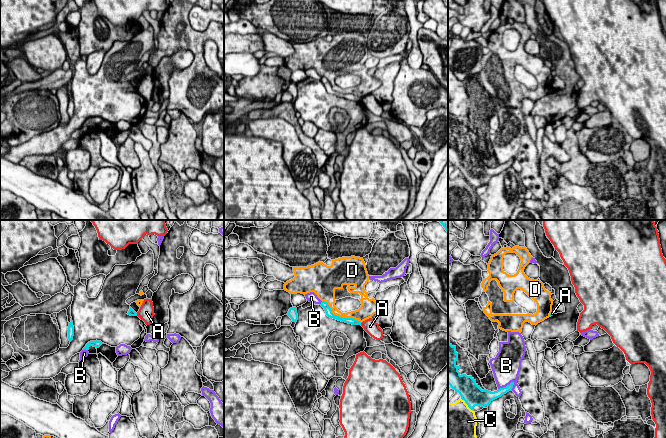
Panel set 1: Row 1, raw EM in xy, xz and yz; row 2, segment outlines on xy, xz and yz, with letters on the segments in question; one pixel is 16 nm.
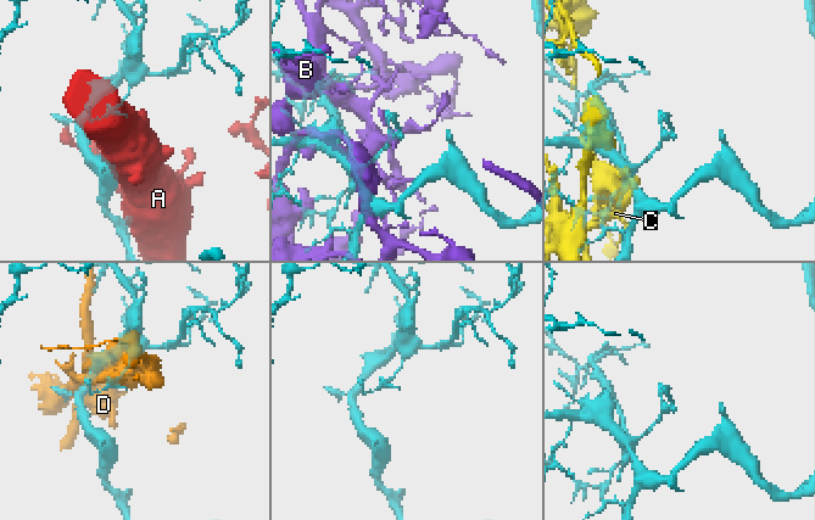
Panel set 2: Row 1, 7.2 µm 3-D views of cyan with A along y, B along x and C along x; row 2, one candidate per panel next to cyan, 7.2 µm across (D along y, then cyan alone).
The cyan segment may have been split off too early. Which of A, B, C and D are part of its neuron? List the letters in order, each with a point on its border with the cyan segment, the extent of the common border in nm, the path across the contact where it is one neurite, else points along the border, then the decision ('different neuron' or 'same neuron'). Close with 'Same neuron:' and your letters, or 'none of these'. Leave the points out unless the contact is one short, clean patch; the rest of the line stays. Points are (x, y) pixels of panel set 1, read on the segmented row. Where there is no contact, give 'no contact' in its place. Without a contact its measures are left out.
A: meets cyan in xz at (361, 322); contact 60 nm long; border along xz (362, 322), (360, 324); different neuron
B: meets cyan in yz at (507, 385); contact 300 nm long; different neuron
C: meets cyan in yz at (467, 404); contact 300 nm long; different neuron
D: meets cyan in xz at (340, 317); contact 750 nm long; different neuron
Same neuron: none of these

